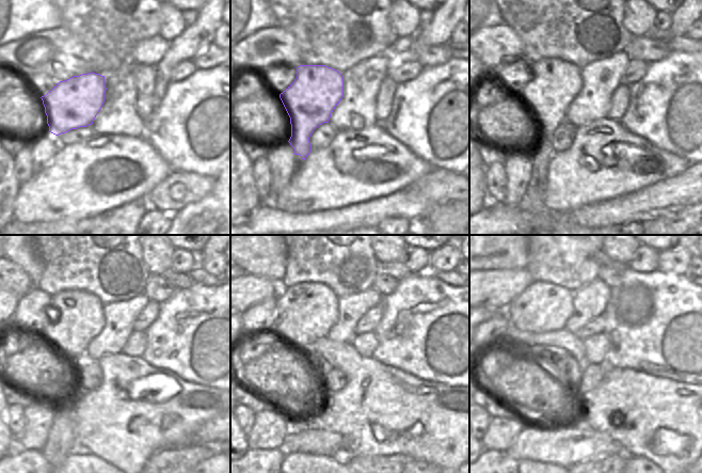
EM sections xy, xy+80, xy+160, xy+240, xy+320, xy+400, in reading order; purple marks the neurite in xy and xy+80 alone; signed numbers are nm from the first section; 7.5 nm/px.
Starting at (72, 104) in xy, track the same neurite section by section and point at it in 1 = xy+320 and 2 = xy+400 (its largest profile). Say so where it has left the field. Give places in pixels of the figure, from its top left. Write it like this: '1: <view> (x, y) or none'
1: xy+320 (304, 313)
2: xy+400 (542, 306)

